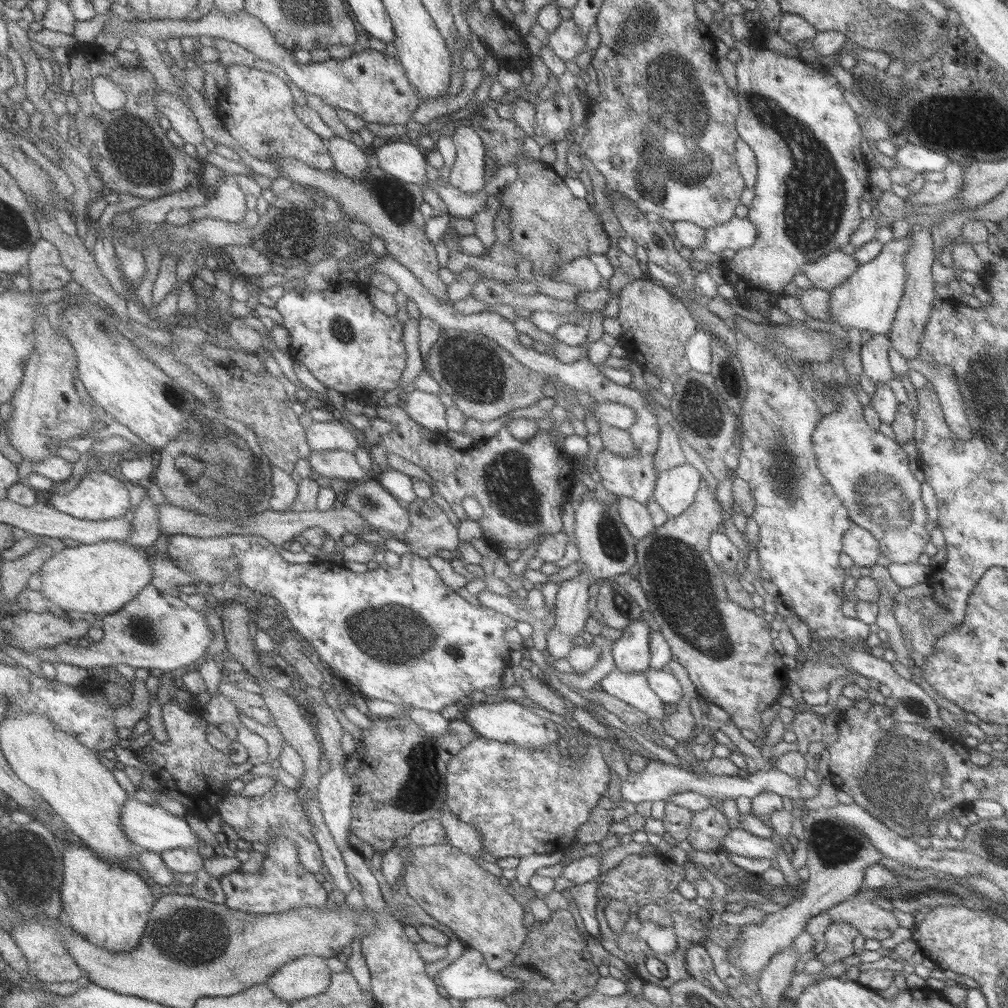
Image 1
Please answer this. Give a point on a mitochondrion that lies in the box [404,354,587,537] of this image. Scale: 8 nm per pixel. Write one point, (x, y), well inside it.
(507, 480)

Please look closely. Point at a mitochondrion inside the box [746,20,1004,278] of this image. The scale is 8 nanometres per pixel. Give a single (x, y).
(892, 85)

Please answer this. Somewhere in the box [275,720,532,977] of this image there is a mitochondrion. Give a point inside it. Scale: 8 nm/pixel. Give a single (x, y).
(419, 792)

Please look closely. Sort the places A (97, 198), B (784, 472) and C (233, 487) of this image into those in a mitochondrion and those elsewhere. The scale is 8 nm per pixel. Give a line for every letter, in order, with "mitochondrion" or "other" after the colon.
A: other
B: mitochondrion
C: mitochondrion

